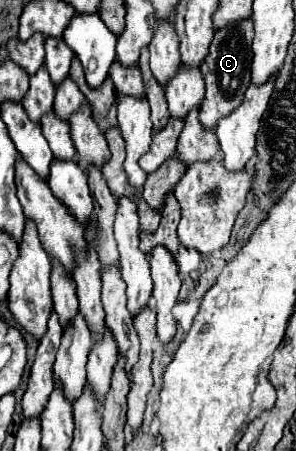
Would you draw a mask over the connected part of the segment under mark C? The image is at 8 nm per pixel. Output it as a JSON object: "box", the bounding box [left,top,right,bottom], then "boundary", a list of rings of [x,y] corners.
{"box":[199,17,253,129],"boundary":[[[247,17],[235,27],[217,29],[209,45],[209,53],[203,59],[201,73],[205,77],[205,99],[201,103],[199,119],[207,129],[217,127],[217,121],[239,107],[245,89],[251,83],[251,41],[253,41],[253,19]]]}

